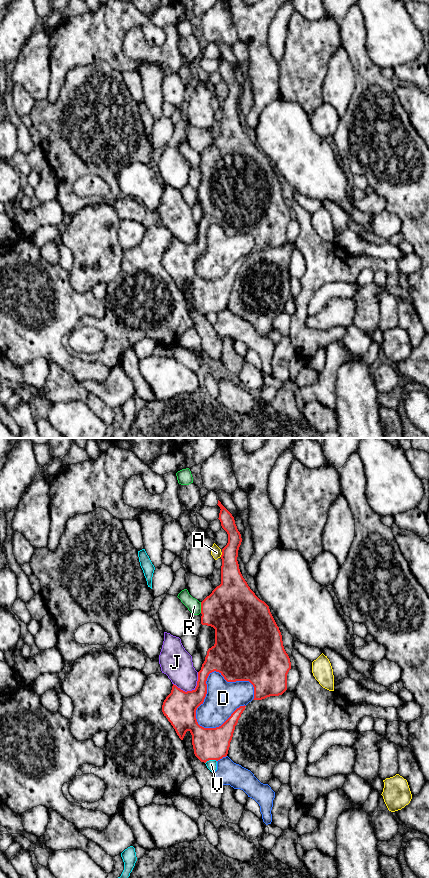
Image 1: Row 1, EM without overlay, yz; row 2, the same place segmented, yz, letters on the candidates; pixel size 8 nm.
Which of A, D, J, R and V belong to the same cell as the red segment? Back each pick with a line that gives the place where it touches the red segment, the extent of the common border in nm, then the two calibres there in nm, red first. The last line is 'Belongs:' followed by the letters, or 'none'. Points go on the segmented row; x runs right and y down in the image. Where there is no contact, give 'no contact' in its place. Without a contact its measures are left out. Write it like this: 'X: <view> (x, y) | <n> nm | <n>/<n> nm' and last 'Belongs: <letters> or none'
Belongs: none

